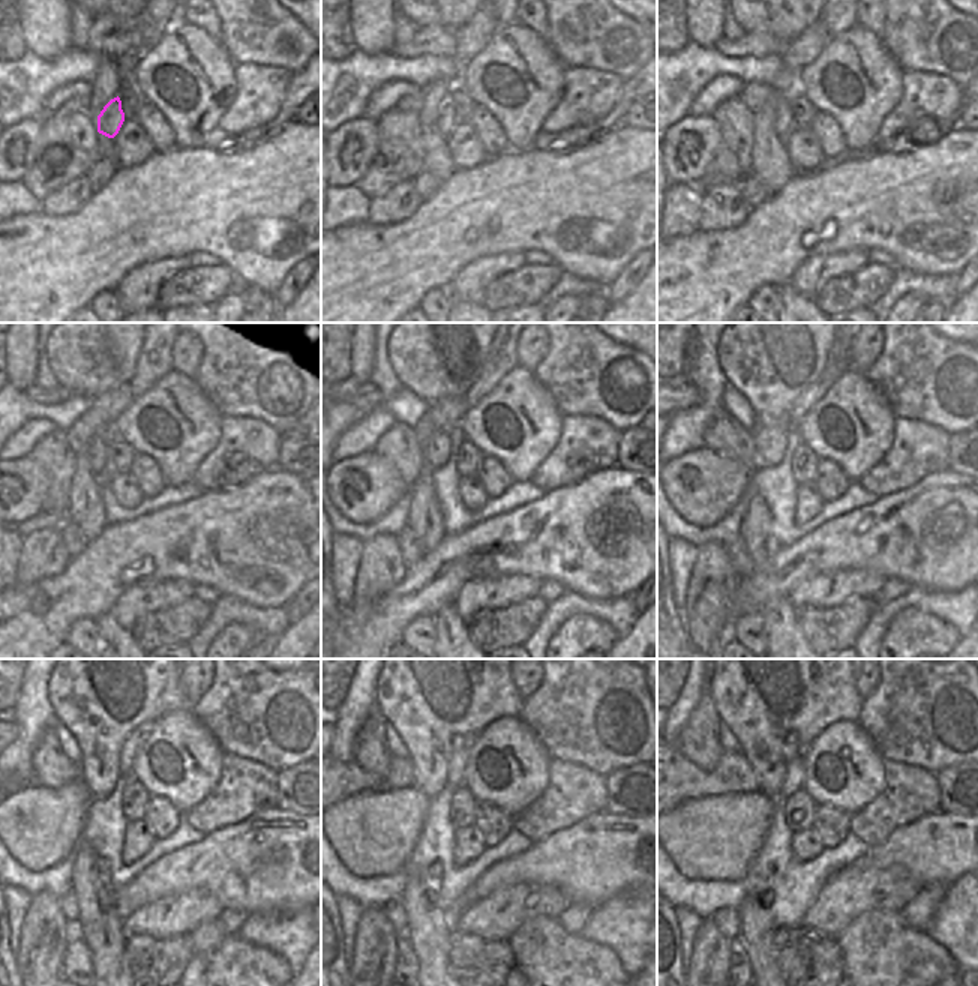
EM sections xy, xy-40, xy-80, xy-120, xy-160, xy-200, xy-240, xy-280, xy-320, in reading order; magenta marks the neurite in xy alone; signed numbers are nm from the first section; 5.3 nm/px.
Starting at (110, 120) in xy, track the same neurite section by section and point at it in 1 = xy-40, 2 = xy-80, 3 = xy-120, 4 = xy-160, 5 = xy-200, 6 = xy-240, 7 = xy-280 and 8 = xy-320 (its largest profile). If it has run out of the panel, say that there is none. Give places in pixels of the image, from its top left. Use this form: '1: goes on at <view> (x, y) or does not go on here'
1: goes on at xy-40 (446, 120)
2: goes on at xy-80 (782, 123)
3: goes on at xy-120 (101, 456)
4: goes on at xy-160 (435, 450)
5: goes on at xy-200 (773, 353)
6: goes on at xy-240 (101, 689)
7: goes on at xy-280 (435, 689)
8: goes on at xy-320 (777, 689)

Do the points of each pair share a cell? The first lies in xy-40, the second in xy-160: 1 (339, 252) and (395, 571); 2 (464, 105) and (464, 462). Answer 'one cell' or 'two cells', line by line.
1: two cells
2: one cell

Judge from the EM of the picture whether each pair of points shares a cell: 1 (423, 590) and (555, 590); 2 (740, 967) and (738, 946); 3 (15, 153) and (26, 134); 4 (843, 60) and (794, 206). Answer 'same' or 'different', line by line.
1: different
2: same
3: same
4: different

